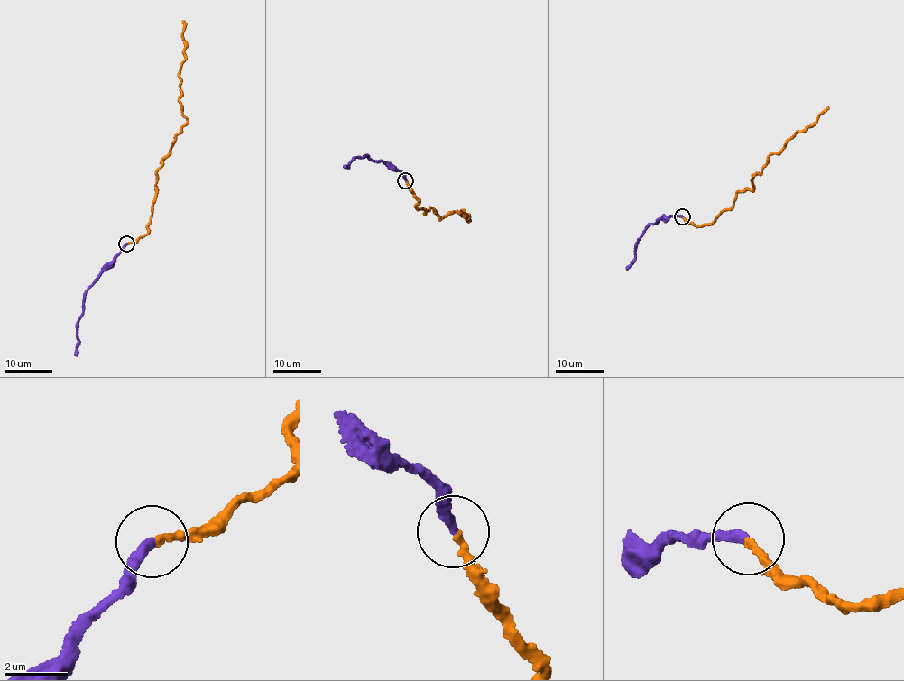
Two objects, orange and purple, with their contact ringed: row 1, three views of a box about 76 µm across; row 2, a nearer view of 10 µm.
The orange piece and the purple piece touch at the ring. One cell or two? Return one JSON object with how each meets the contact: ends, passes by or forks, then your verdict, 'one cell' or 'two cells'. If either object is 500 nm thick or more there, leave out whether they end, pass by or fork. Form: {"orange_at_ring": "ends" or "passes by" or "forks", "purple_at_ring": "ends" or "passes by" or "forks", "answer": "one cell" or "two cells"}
{"orange_at_ring": "ends", "purple_at_ring": "ends", "answer": "one cell"}

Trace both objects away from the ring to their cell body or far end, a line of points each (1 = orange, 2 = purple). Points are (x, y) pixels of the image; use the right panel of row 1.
1: (682, 216), (708, 225), (731, 208), (736, 193), (752, 189), (751, 176), (768, 157), (828, 108)
2: (682, 216), (673, 215), (658, 219), (658, 223), (646, 228), (637, 243), (636, 258), (626, 270)

